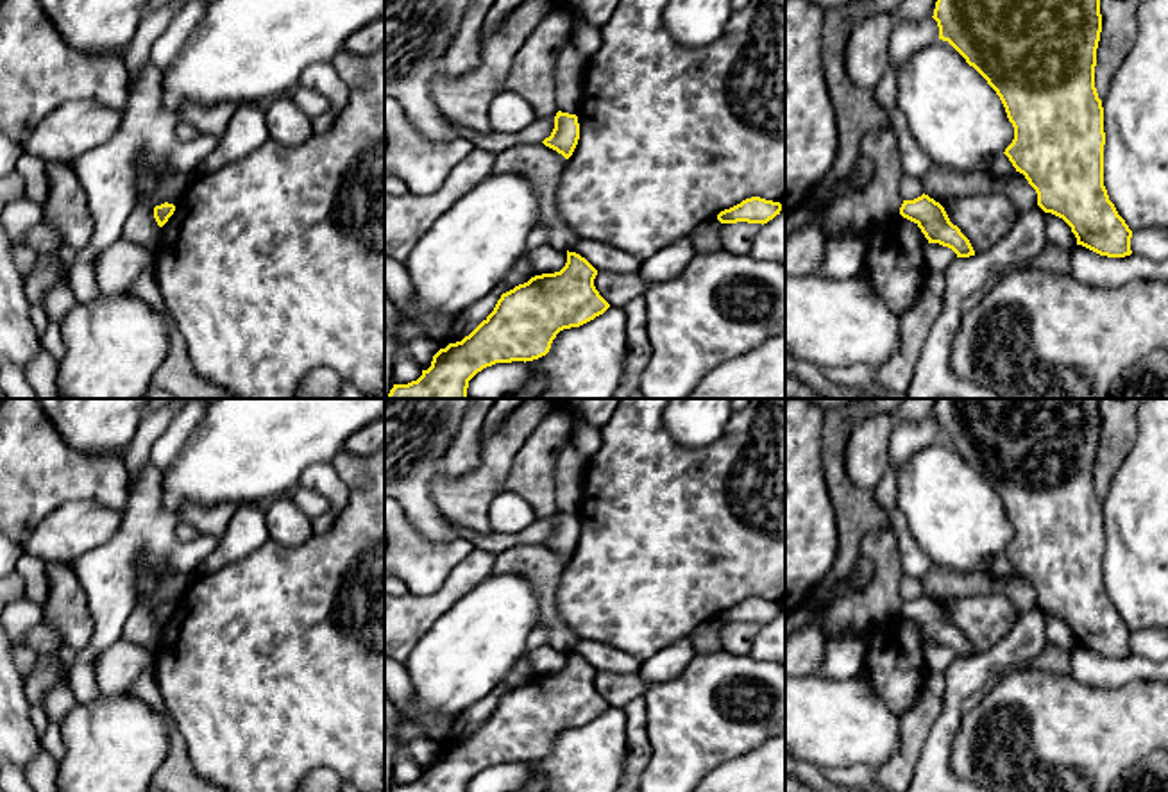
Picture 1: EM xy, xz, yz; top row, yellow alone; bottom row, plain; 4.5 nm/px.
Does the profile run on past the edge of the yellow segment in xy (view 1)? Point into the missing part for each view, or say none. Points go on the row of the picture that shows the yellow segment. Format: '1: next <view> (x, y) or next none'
1: next none

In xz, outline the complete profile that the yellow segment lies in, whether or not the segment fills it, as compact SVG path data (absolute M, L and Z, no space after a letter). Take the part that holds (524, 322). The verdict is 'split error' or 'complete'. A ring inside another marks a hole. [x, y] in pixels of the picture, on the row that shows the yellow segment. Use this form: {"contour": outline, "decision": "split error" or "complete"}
{"contour": "M567 250L560 272L535 275L503 293L494 311L469 336L440 349L417 381L394 384L388 399L467 399L469 381L483 368L546 356L560 331L580 327L610 308L594 286L596 275L597 270L585 257Z", "decision": "complete"}

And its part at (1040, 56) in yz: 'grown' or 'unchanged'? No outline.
unchanged

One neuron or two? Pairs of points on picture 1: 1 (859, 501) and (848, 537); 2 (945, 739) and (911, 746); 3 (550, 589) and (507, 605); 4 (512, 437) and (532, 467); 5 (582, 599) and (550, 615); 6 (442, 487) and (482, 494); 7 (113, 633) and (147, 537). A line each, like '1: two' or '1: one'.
1: one
2: two
3: two
4: two
5: two
6: one
7: one

